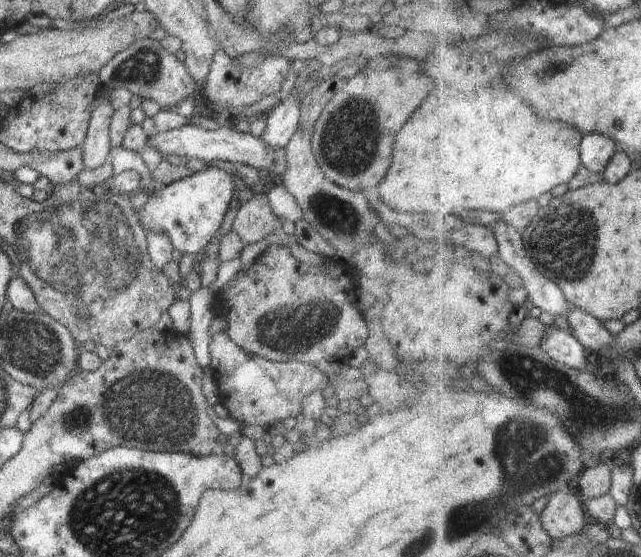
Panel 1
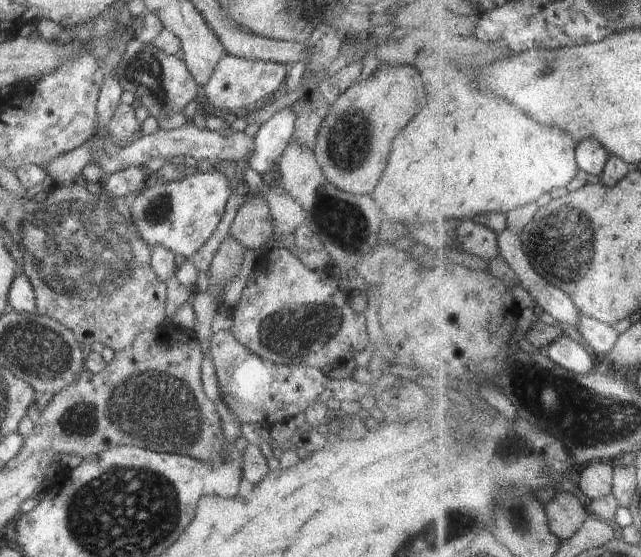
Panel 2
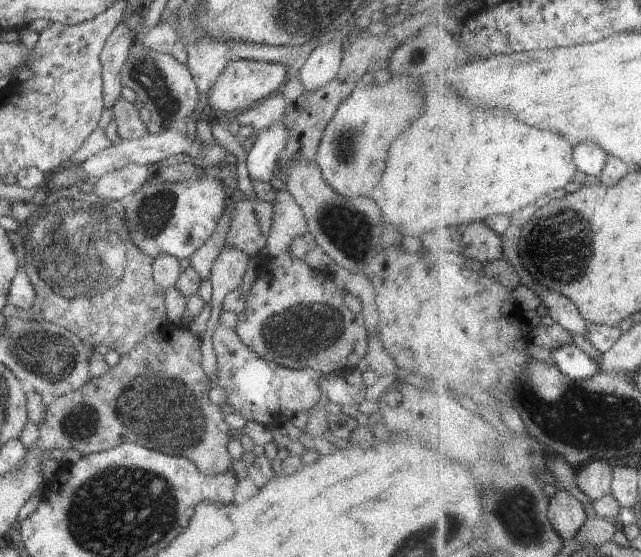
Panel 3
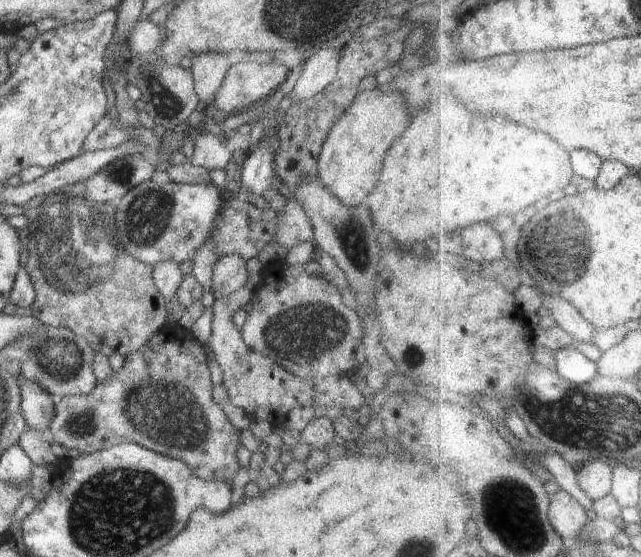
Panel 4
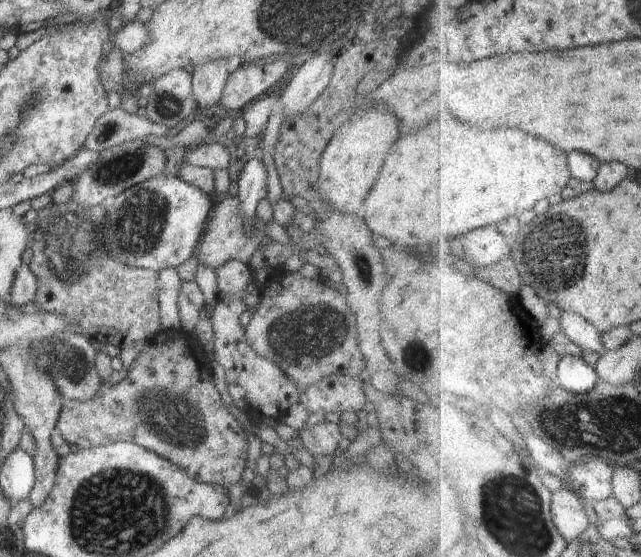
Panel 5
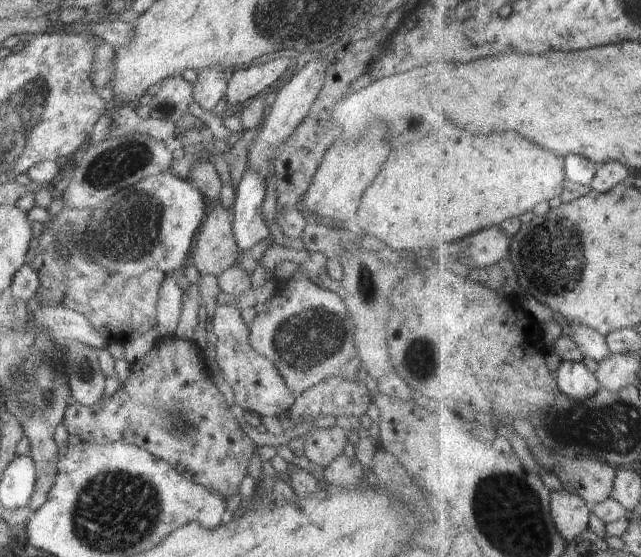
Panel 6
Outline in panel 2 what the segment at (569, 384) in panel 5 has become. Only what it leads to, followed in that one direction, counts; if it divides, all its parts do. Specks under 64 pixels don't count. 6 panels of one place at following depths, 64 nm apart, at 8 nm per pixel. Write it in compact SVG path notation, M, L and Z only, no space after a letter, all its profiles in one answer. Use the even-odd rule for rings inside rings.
M567 336L553 342L548 355L556 362L556 366L564 368L566 373L572 371L576 375L585 375L602 368L592 362L592 356L580 342Z

